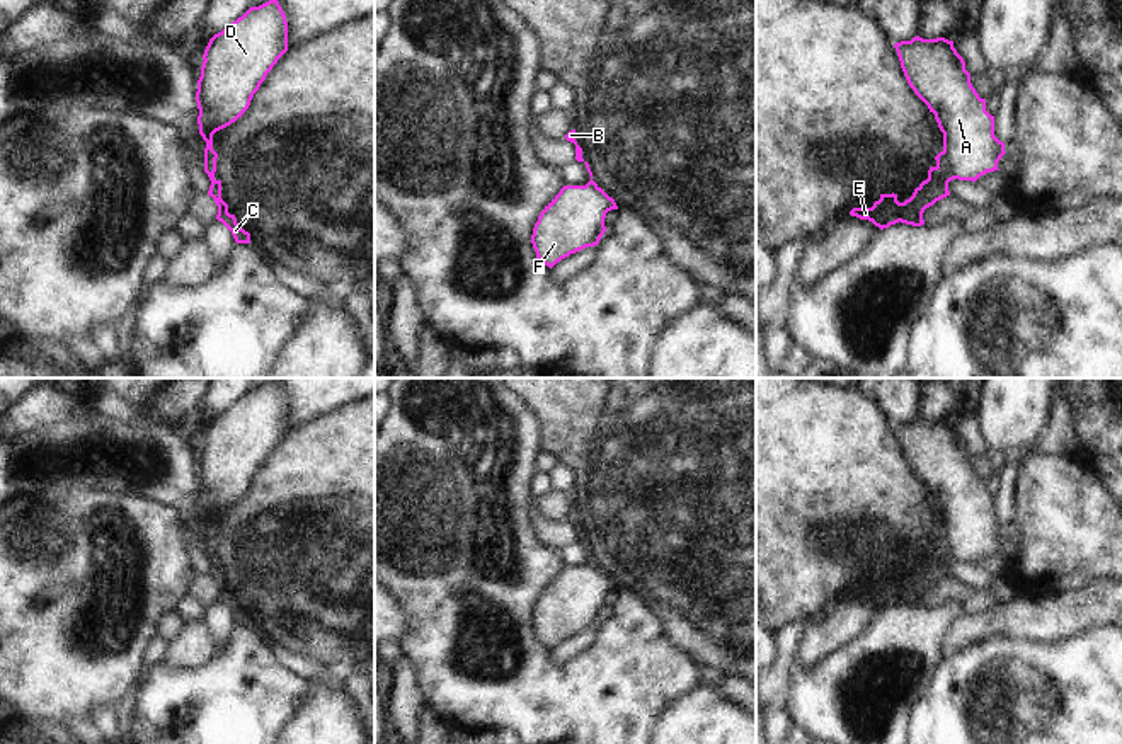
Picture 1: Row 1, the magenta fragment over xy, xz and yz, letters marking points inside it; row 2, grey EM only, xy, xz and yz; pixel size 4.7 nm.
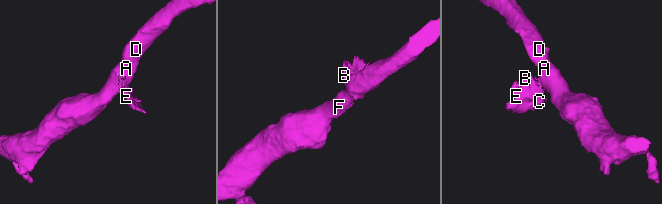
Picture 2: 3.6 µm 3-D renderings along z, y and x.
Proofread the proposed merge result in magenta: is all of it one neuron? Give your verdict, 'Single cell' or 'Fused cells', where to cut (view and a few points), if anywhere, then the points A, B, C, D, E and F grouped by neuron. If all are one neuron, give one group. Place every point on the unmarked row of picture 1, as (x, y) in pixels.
Fused cells. Split along yz (942, 533), (947, 550), (955, 559). Groups: A D F / B C E.

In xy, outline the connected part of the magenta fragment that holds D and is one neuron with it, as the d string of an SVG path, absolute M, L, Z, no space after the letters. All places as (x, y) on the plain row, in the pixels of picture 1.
M278 378L250 388L209 421L196 473L204 538L215 533L213 516L242 499L286 432L288 403Z

